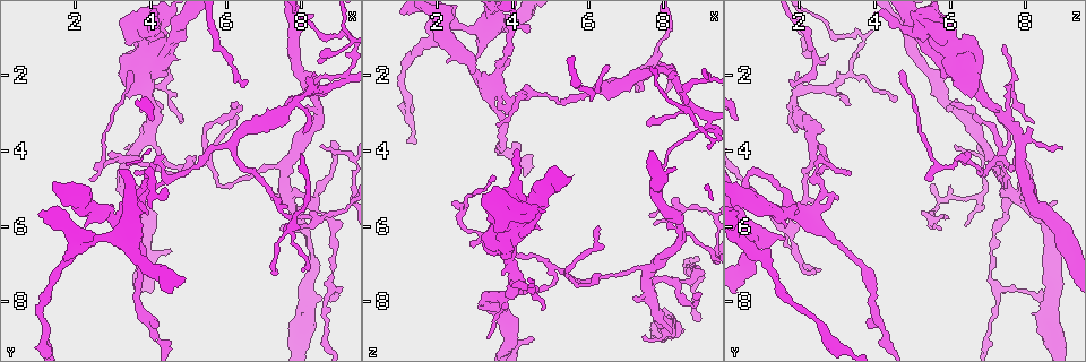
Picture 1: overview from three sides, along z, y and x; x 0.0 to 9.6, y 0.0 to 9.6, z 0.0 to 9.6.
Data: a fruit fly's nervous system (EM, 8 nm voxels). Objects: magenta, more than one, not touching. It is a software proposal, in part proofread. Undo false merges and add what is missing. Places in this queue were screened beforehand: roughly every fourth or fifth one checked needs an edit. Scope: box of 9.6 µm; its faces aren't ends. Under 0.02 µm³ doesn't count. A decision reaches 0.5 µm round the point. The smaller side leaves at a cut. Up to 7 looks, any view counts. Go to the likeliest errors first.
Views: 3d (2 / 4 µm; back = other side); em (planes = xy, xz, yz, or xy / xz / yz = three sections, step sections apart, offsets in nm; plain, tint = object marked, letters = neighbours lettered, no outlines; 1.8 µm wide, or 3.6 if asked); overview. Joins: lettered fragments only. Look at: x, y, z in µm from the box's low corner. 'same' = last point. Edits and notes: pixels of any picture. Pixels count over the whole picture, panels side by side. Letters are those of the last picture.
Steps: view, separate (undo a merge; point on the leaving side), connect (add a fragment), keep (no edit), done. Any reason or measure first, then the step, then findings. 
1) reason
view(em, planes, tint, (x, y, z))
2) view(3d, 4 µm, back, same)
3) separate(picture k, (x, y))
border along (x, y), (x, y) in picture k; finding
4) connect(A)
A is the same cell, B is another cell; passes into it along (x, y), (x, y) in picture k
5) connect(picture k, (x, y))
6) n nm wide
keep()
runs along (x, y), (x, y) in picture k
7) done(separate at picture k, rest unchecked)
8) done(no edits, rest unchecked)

sharp bend
view(em, yz, step 4, tint, (7.75, 6.05, 1.65))

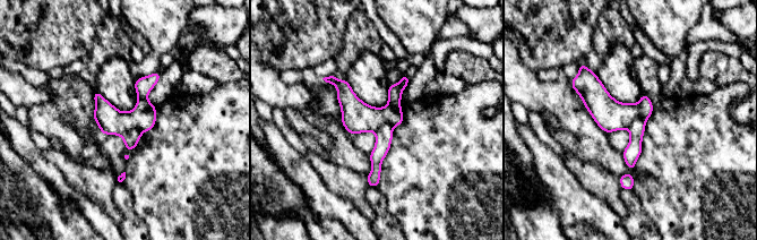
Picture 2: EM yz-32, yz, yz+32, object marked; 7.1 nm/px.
view(em, yz, step 4, letters, same)

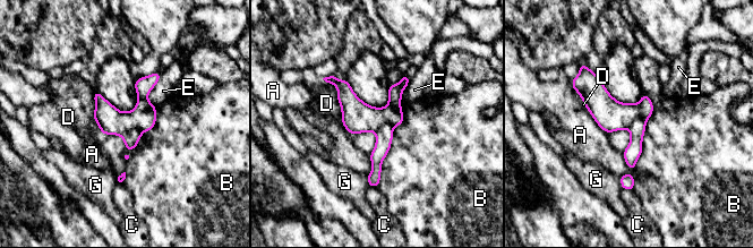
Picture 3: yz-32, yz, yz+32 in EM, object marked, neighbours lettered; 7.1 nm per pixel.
separate(picture 3, (633, 151))
A, B, C, D, E and G are other cells; the part that leaves runs along (644, 97), (632, 165) in picture 3; a second neuron is stuck on

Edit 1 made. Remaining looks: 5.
view(overview)

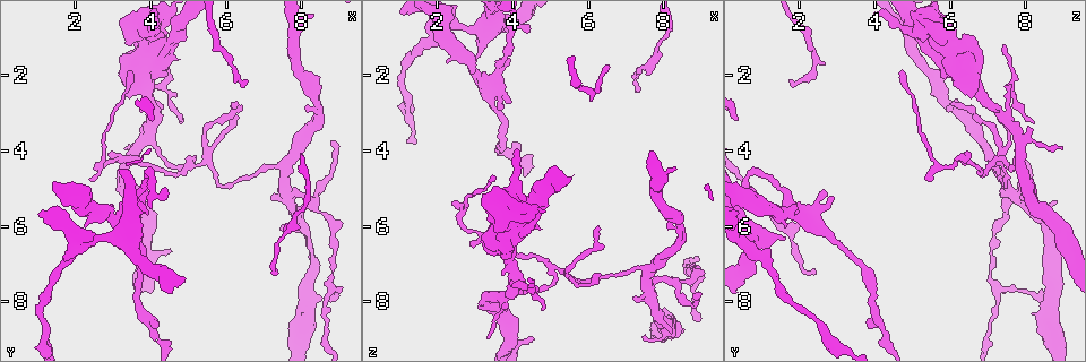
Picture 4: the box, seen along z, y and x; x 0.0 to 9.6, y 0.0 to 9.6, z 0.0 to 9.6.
side arm on a straight run
view(em, planes, letters, (4.00, 3.00, 7.30))

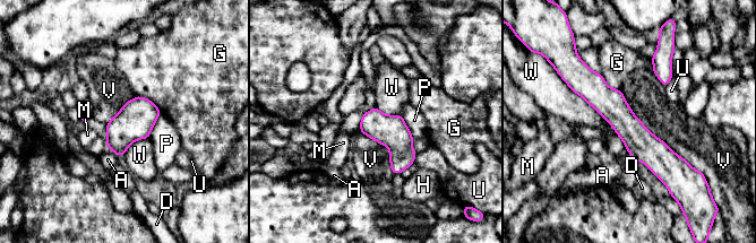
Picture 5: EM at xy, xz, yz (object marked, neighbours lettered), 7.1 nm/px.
220 nm wide
keep()
A, D, G, H, M, P, U, V and W are other cells; runs along (586, 74), (590, 85), (672, 178) in picture 5; continuous, no second neuron

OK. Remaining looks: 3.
sharp bend
view(3d, 4 µm, (4.05, 4.70, 0.60))

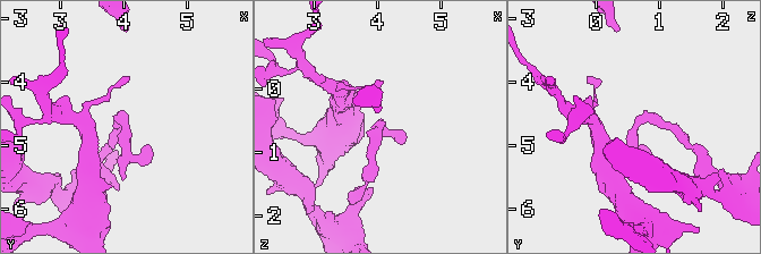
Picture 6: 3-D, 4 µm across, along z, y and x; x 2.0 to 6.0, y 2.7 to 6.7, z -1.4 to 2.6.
view(em, planes, tint, (4.00, 4.70, 0.65))

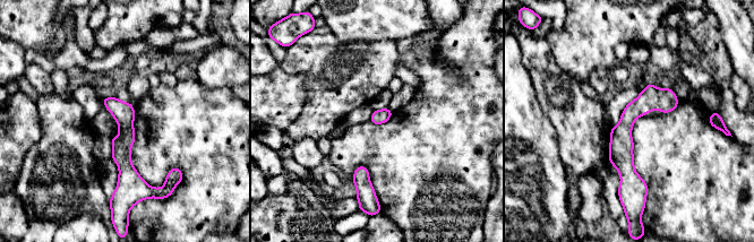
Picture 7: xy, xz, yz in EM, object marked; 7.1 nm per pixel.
view(em, planes, letters, same)

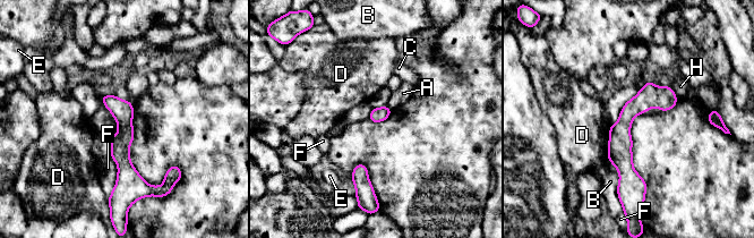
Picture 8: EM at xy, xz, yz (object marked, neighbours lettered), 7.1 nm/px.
F touches over 300 nm
keep()
A, B, C, D, E, F and H are other cells; runs along (668, 90), (625, 119), (624, 187) in picture 8; one neuron here

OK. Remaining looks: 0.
done(separate at picture 3, rest unchecked)

